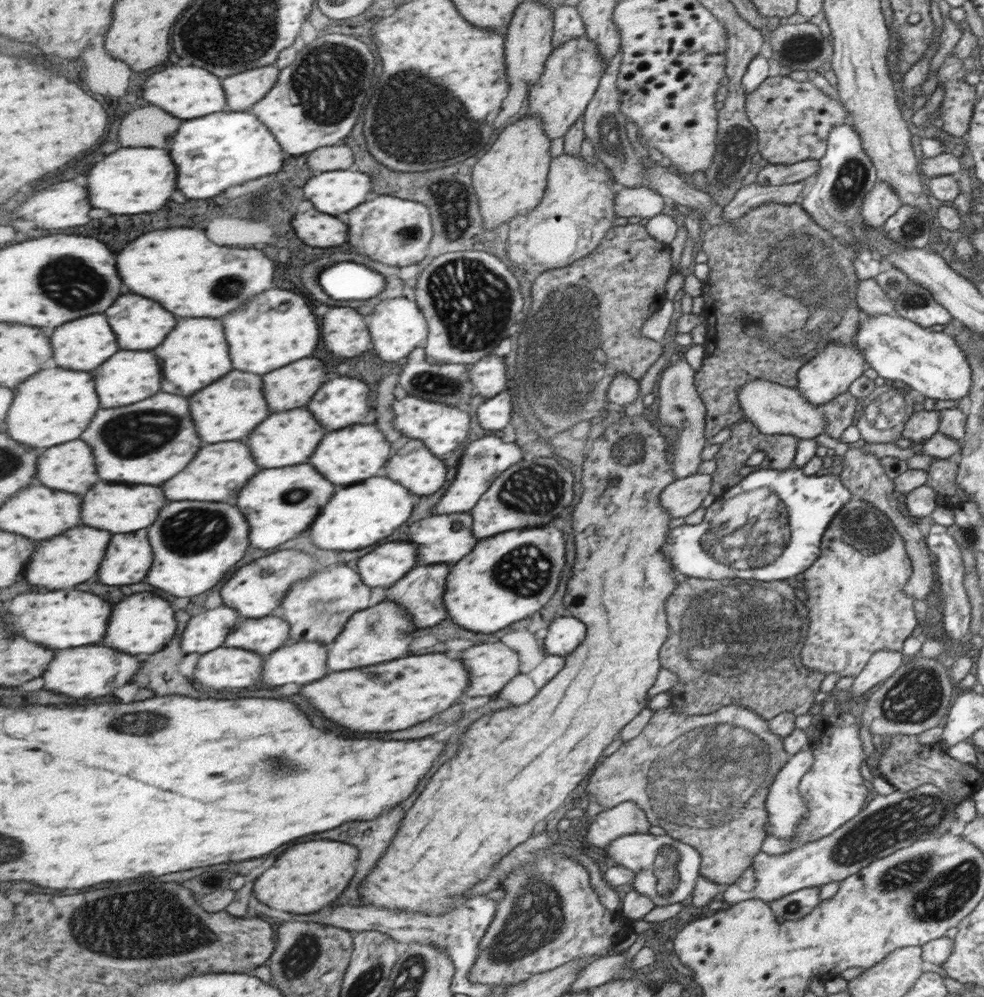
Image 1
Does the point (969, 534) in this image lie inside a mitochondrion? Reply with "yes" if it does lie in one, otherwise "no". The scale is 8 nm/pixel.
yes

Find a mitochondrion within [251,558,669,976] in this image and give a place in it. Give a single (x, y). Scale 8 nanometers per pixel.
(536, 918)

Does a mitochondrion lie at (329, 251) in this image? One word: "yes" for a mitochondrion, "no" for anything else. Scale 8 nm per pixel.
no

